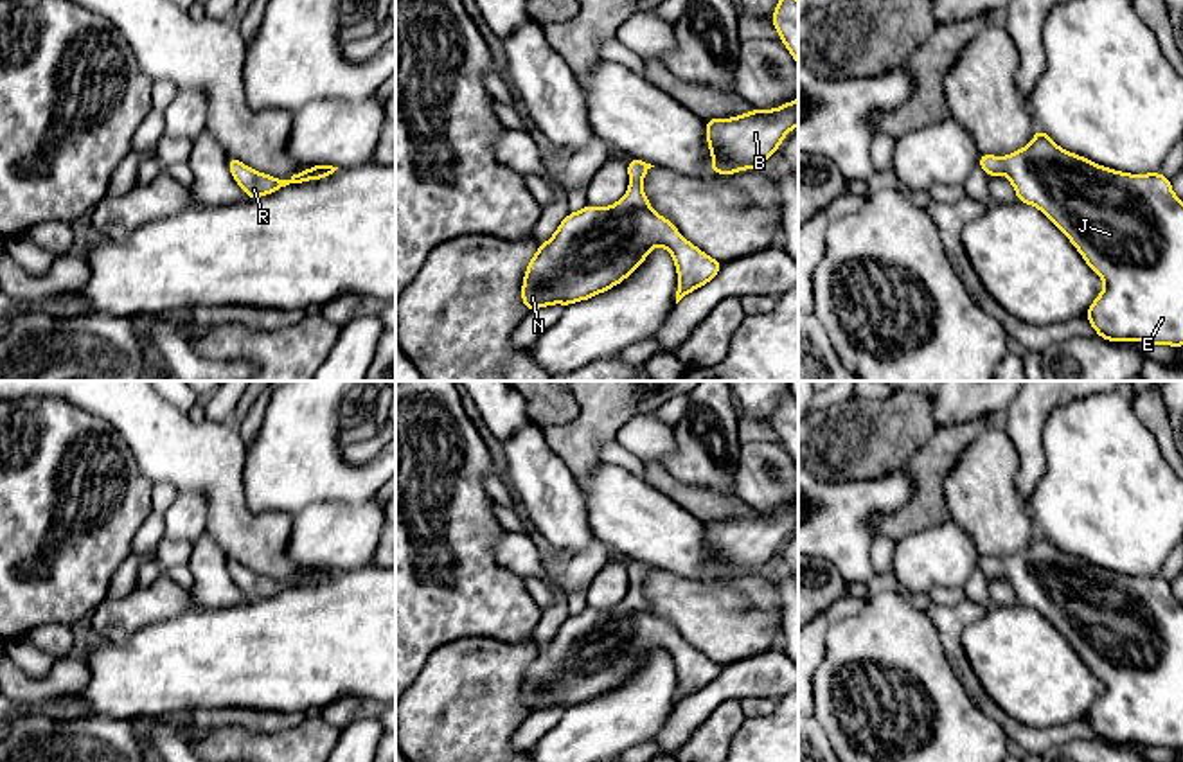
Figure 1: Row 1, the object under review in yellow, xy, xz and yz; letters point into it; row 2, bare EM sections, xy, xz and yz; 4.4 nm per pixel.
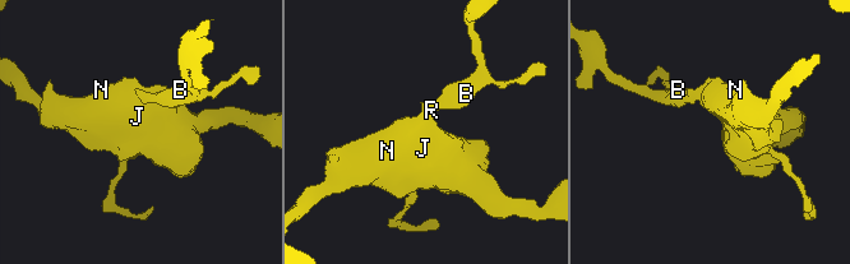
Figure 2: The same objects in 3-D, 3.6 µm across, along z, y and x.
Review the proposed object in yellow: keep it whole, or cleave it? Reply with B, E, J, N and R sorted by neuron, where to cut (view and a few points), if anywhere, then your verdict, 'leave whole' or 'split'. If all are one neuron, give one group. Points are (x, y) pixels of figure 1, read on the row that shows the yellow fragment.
B E J N R; no cut; leave whole

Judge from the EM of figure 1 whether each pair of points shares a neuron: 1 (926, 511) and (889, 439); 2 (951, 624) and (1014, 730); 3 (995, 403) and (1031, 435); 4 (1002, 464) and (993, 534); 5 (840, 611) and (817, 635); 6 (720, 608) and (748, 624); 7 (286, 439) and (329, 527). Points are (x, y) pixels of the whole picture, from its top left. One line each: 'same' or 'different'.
1: different
2: same
3: different
4: same
5: same
6: same
7: different

